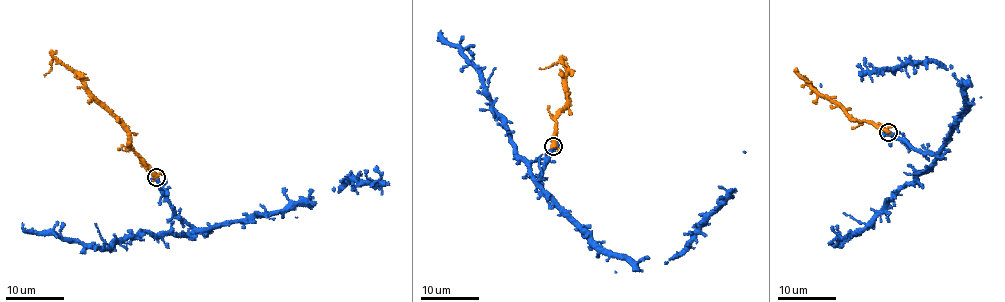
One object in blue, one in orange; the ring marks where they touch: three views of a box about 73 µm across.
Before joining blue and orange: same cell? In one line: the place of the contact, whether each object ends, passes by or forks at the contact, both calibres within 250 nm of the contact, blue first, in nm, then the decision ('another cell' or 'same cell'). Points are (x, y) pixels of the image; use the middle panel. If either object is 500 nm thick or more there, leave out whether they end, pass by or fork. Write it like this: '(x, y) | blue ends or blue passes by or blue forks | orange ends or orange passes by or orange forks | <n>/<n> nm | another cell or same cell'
(553, 146) | blue passes by | orange forks | 340/340 nm | same cell

